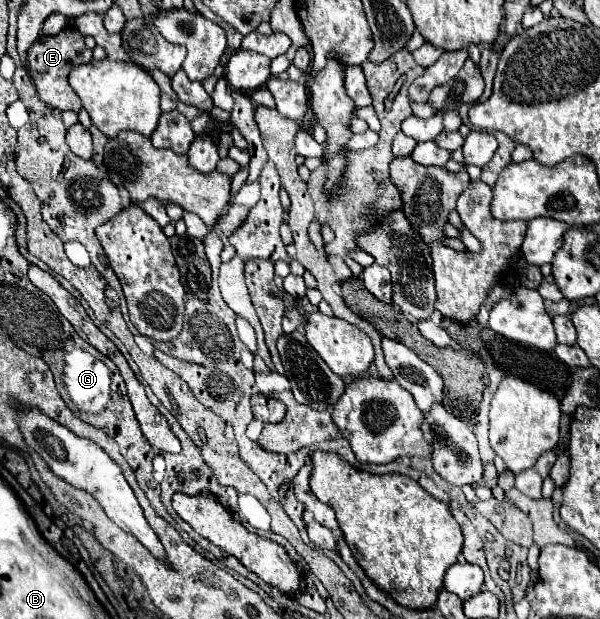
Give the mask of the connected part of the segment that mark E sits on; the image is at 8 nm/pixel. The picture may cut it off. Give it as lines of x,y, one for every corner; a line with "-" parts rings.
69,25
67,29
63,29
57,35
49,35
49,37
39,37
39,41
35,41
35,45
29,47
27,51
27,63
29,63
29,77
37,89
37,97
51,109
55,111
81,111
81,101
77,97
77,93
69,87
67,83
67,73
75,67
75,65
85,65
93,59
91,49
87,49
83,35

